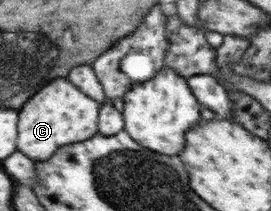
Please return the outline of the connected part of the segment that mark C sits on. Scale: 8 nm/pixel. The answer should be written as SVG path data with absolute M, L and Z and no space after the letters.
M58 78L20 110L20 152L34 160L50 160L60 146L94 137L99 133L101 108L100 102L86 96L72 82Z

